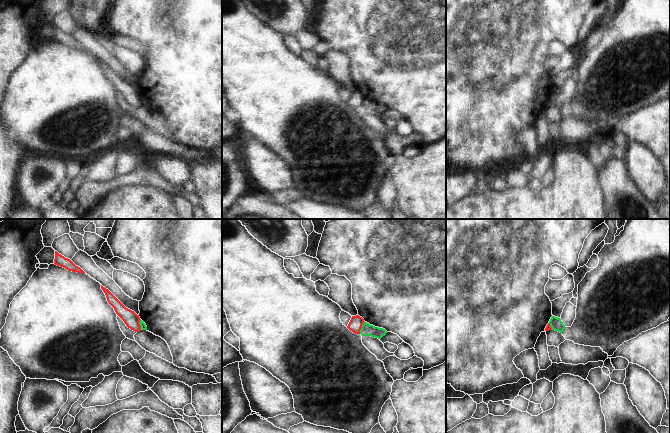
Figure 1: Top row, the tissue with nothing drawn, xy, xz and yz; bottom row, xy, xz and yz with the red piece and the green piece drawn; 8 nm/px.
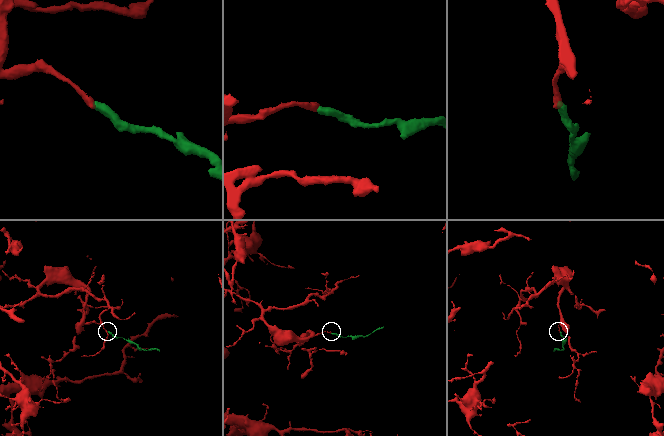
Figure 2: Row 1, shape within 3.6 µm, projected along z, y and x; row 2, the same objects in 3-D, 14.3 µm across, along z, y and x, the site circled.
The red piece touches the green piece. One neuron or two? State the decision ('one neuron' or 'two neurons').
two neurons

